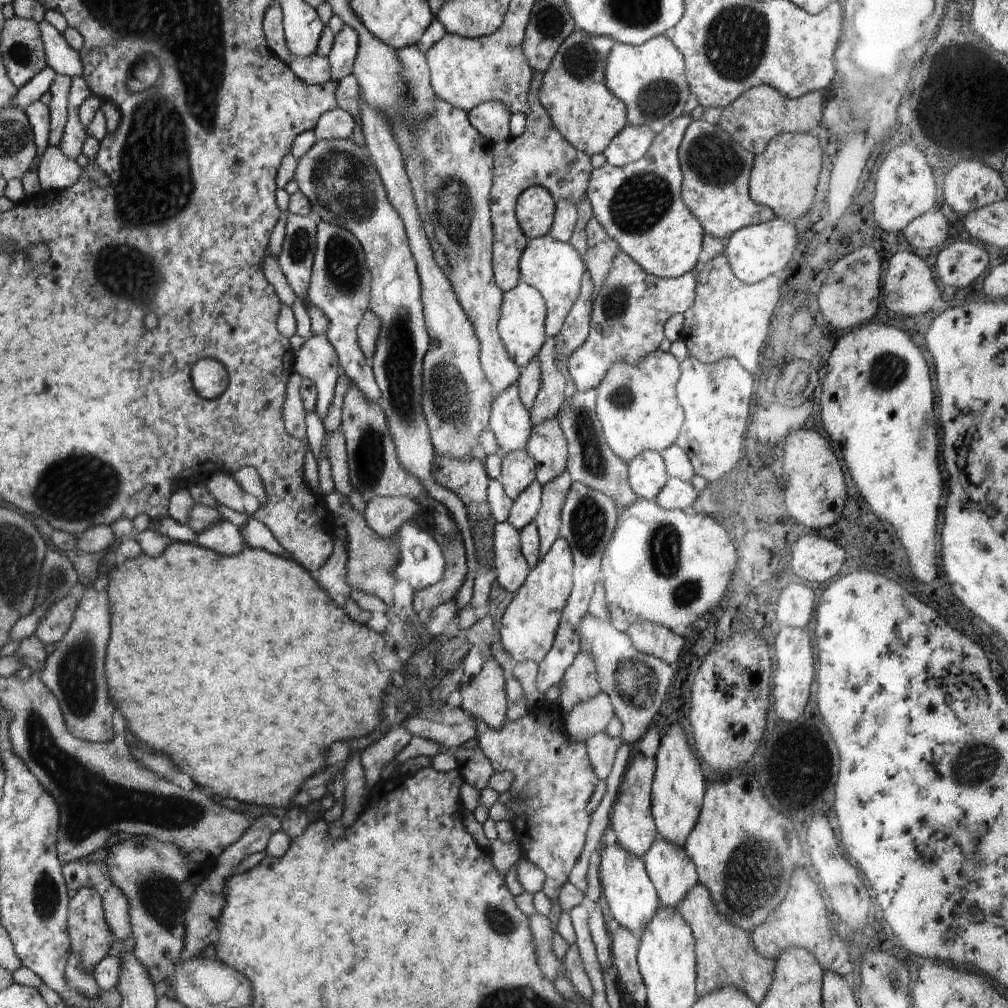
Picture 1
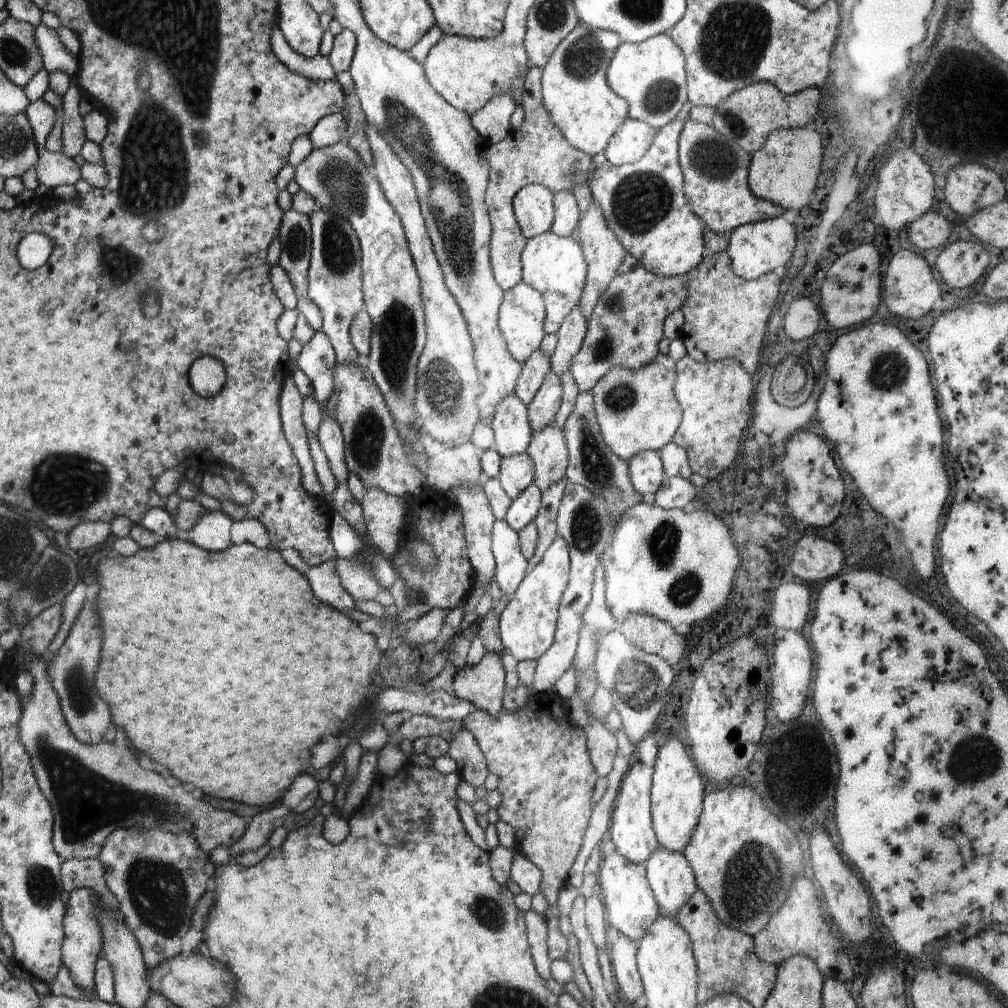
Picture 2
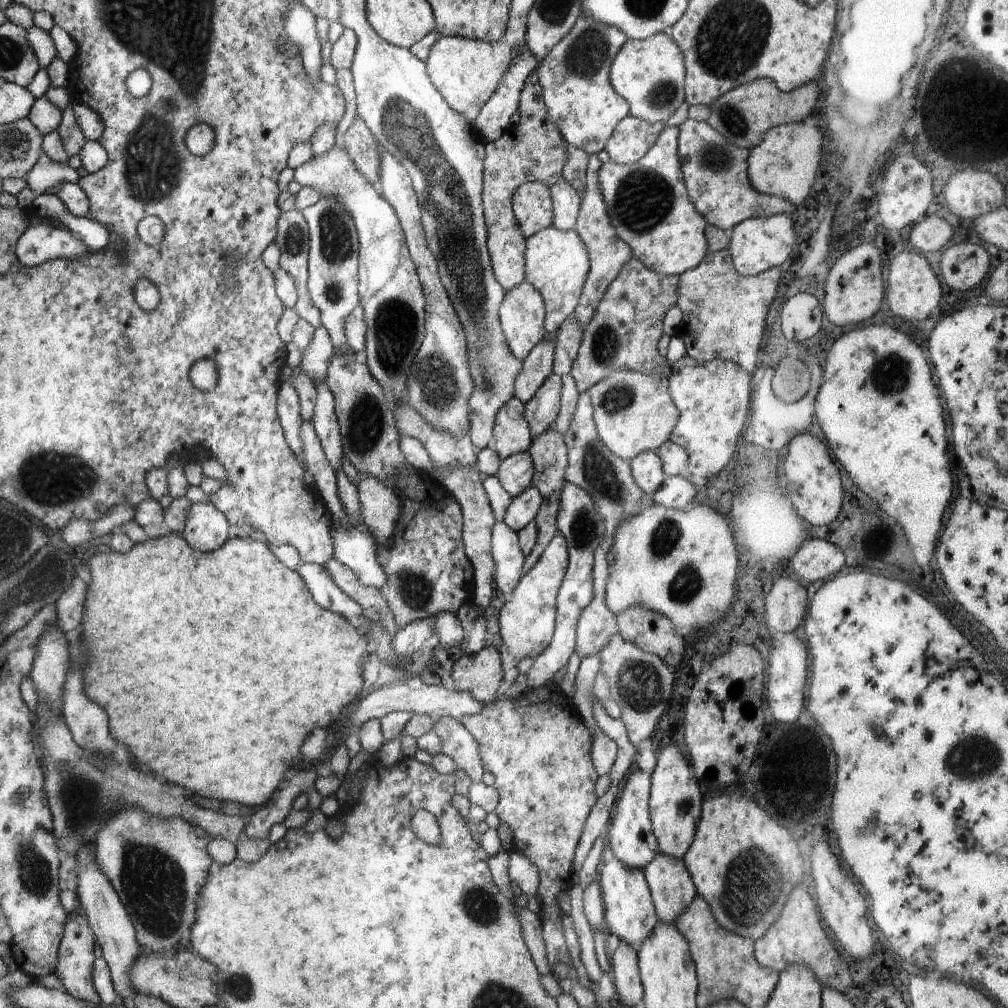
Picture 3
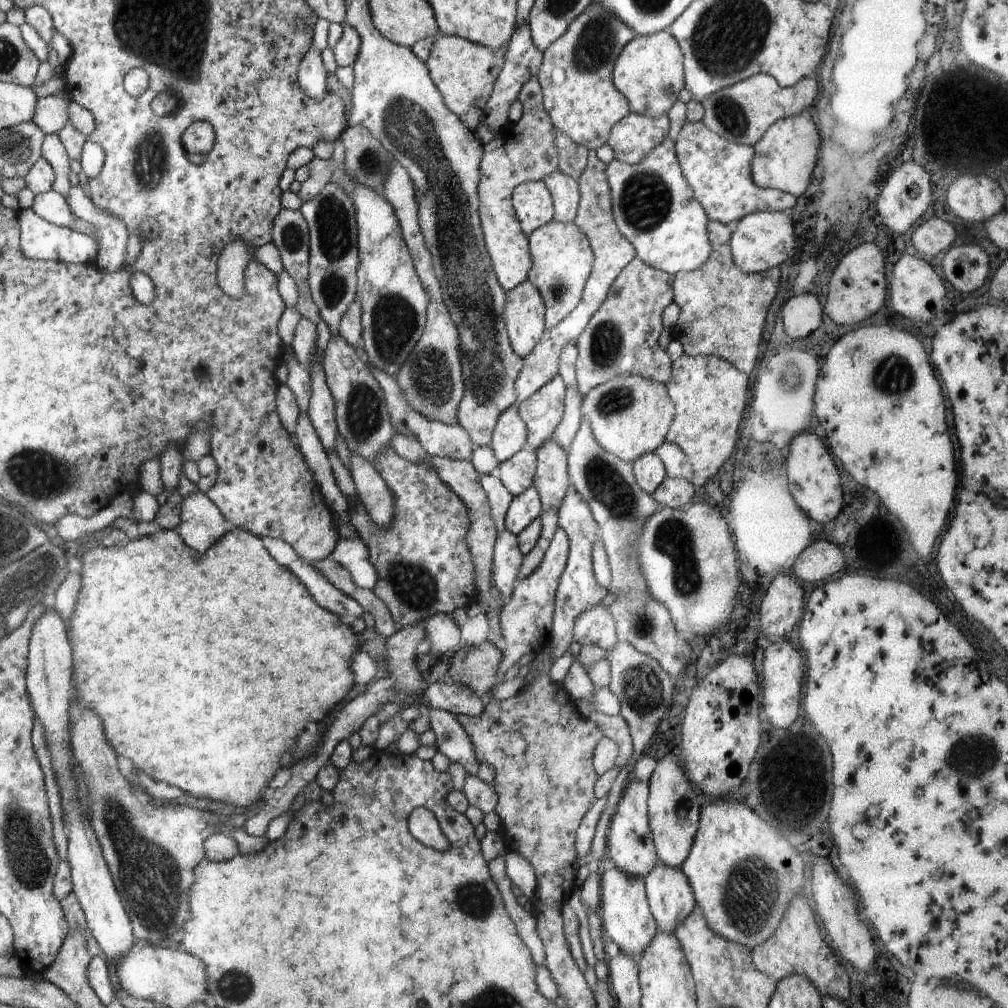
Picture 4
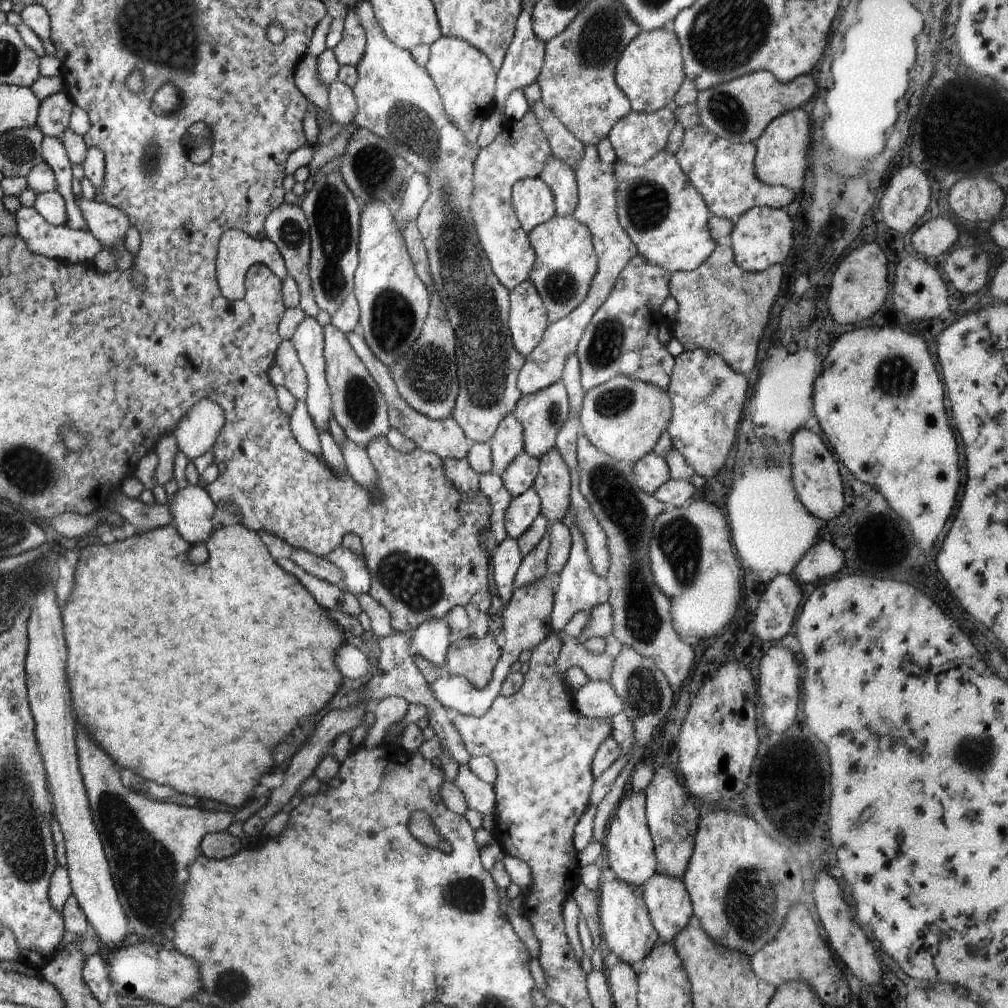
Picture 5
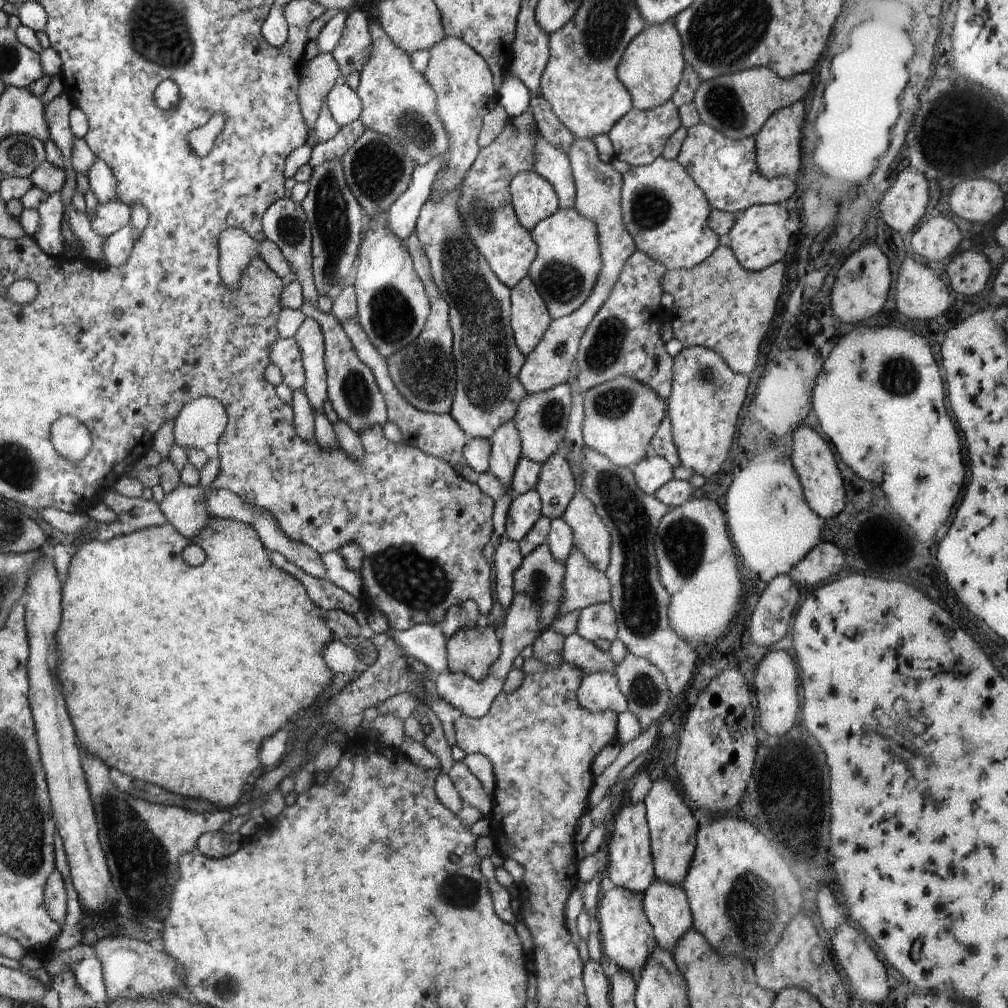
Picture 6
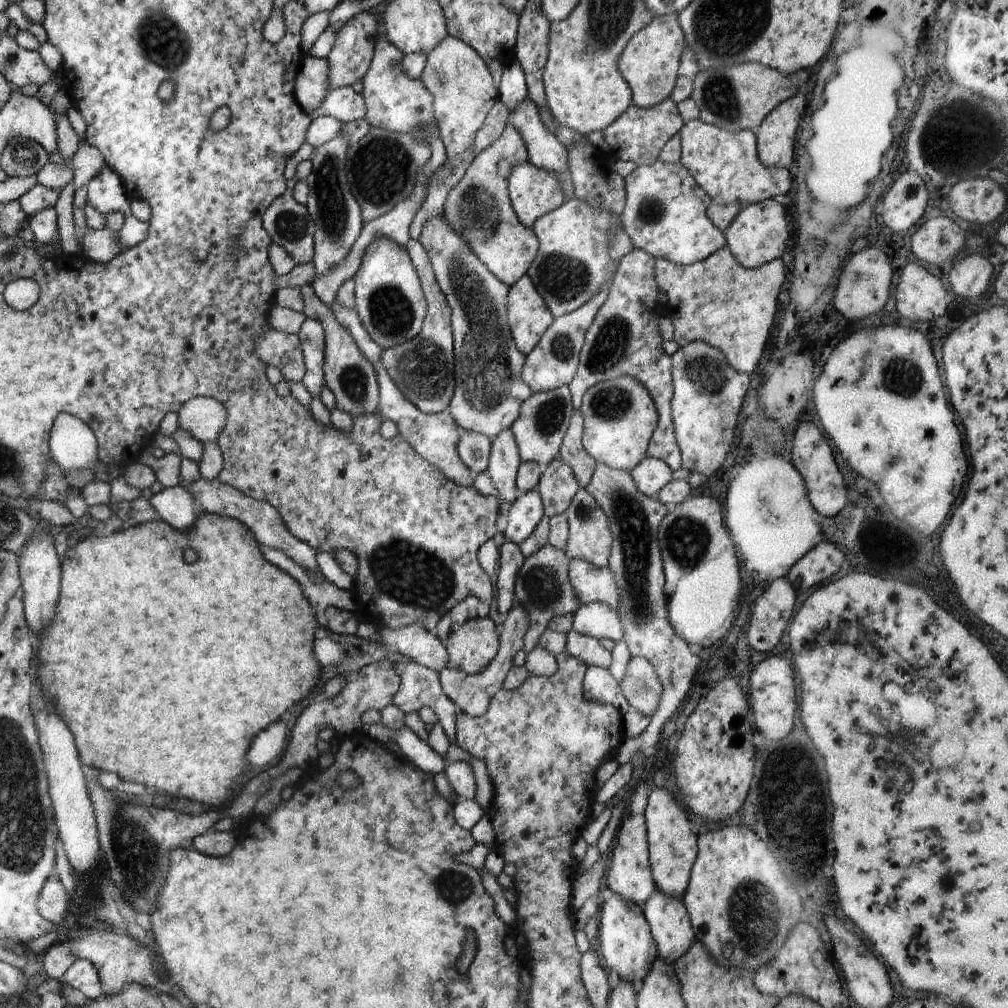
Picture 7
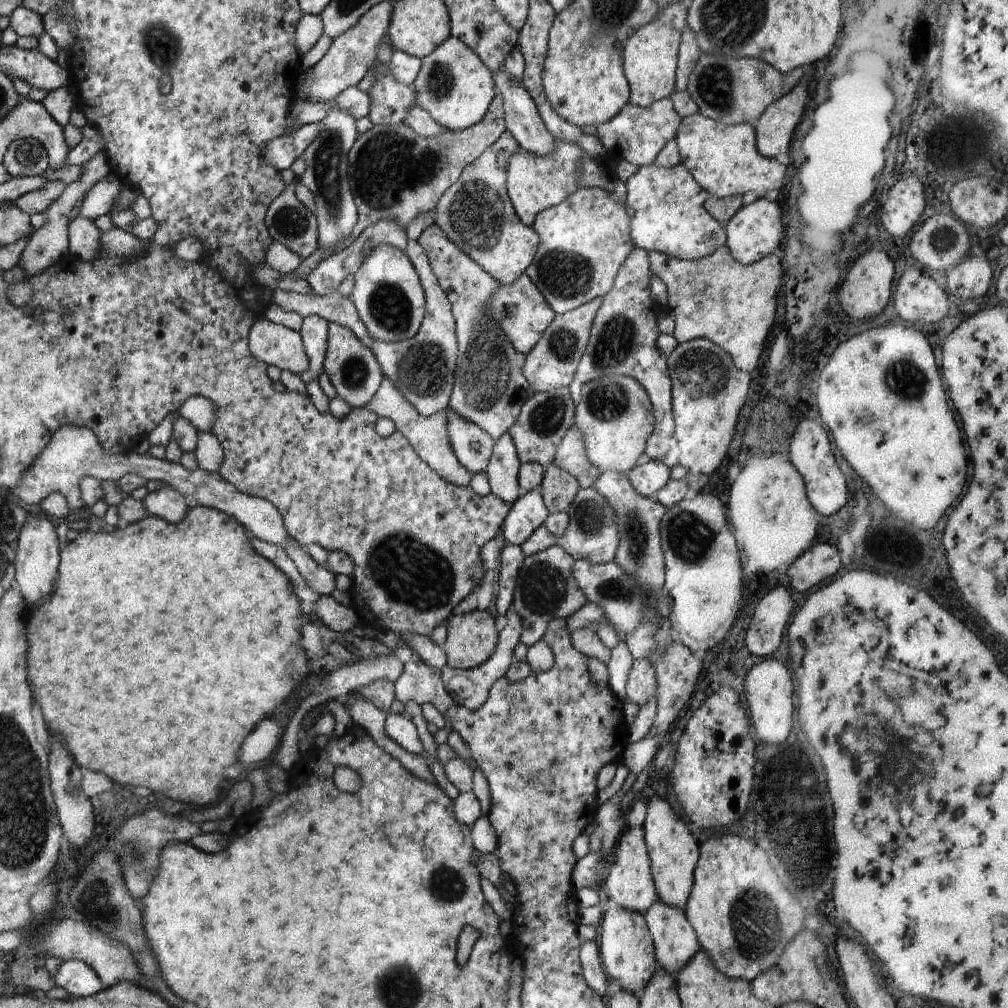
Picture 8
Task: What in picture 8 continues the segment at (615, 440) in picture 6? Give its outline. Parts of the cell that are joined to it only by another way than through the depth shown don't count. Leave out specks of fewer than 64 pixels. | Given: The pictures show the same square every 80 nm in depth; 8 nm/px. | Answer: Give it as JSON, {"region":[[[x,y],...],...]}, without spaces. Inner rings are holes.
{"region":[[[606,375],[583,384],[573,419],[581,430],[590,462],[600,470],[611,468],[623,474],[638,464],[655,425],[653,404],[646,389],[626,375]]]}

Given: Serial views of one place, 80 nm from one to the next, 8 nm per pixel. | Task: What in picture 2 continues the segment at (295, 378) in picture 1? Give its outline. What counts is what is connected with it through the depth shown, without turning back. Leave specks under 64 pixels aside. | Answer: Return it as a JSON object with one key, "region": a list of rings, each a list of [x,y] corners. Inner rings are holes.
{"region":[[[292,375],[286,376],[279,398],[283,433],[293,448],[294,456],[301,468],[301,479],[306,492],[310,496],[324,497],[309,451],[306,429],[302,423],[302,404],[304,404],[304,398],[298,392]]]}

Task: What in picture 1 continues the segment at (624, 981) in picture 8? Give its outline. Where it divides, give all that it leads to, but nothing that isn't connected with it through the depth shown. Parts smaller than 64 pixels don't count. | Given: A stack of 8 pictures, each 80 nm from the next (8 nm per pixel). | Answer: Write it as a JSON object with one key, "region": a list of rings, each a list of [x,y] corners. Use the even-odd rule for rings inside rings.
{"region":[[[618,842],[602,846],[600,850],[600,882],[610,914],[619,926],[627,928],[638,940],[656,911],[662,906],[659,896],[648,876],[643,857],[636,856],[622,848]]]}

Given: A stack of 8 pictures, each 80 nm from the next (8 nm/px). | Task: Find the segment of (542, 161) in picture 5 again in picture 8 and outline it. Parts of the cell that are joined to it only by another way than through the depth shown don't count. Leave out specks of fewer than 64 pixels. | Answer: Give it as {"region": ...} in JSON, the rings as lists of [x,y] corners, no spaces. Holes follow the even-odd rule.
{"region":[[[506,129],[494,144],[464,167],[458,180],[440,196],[435,206],[437,226],[502,285],[509,285],[524,274],[539,245],[538,234],[518,218],[507,193],[509,160],[520,150],[519,142]]]}

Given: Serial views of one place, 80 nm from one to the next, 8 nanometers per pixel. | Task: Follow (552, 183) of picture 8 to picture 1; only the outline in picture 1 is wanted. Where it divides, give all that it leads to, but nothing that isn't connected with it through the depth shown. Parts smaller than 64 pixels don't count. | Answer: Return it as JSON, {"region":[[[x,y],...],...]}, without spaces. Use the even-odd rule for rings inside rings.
{"region":[[[540,185],[528,187],[520,193],[515,204],[515,215],[528,239],[550,232],[555,215],[555,201],[548,190]]]}

